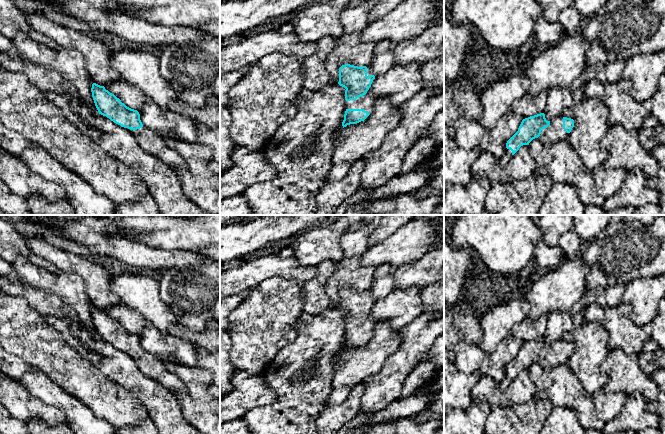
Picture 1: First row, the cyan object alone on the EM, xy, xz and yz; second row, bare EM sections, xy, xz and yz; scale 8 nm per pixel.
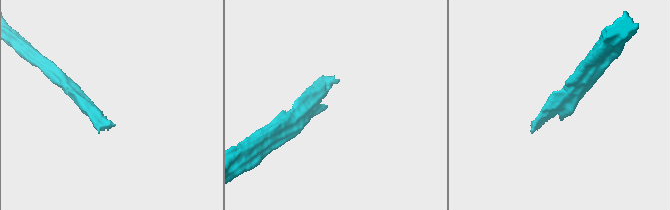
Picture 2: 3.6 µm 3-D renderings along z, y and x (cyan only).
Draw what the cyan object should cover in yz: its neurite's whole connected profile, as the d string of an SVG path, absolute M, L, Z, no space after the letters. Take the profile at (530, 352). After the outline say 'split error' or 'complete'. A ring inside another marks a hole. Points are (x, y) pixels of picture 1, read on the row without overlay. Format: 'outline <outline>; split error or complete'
outline M544 337L530 340L522 344L518 355L507 365L506 376L501 382L501 390L507 390L509 383L523 369L538 362L543 369L551 369L567 362L574 351L574 344L564 341L563 338L547 345Z; split error

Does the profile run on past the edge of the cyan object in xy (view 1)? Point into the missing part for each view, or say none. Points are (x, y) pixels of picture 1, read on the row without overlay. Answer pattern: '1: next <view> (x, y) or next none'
1: next none

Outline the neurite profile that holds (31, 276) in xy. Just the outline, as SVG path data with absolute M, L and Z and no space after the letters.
M18 258L12 265L25 282L44 289L57 296L62 304L71 306L91 336L97 334L91 316L95 306L88 297L85 283L79 274L62 270L52 273L25 258Z

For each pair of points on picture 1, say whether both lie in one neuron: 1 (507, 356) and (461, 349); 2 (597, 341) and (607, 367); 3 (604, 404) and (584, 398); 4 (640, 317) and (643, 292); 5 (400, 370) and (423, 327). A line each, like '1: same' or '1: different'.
1: same
2: different
3: same
4: same
5: same

